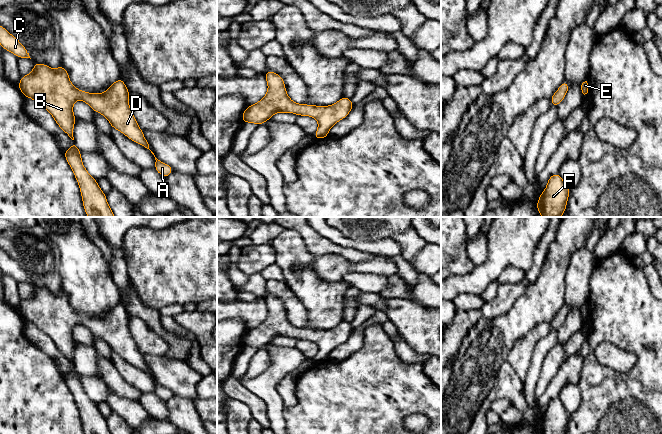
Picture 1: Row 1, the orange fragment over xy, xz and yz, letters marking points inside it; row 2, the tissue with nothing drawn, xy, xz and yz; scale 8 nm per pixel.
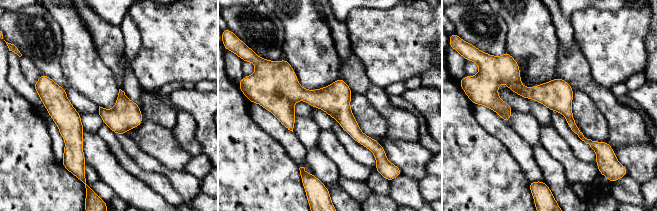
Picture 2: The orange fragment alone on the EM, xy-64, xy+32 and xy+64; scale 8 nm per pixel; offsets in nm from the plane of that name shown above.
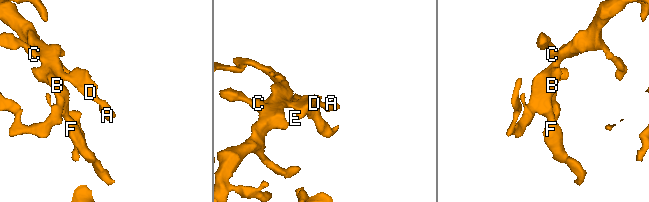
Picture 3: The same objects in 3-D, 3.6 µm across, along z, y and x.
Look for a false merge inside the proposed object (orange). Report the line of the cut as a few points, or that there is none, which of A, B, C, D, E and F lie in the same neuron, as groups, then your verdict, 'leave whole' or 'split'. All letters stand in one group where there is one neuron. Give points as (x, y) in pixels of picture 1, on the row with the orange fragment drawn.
cut none; groups A B C D E F; leave whole

